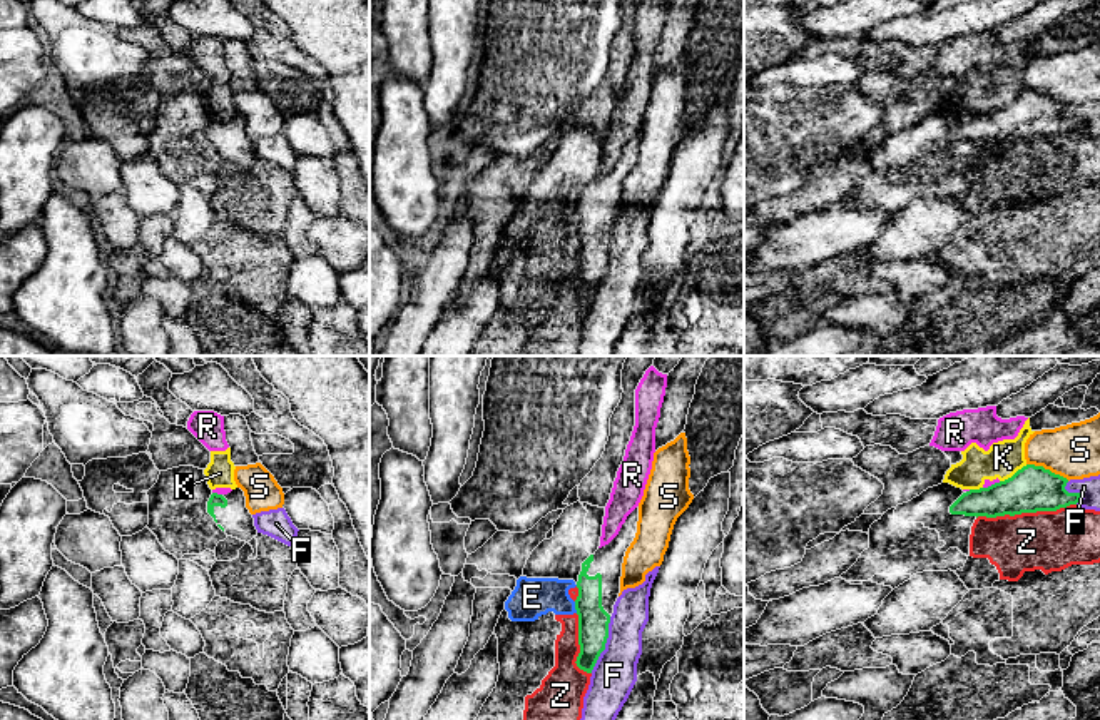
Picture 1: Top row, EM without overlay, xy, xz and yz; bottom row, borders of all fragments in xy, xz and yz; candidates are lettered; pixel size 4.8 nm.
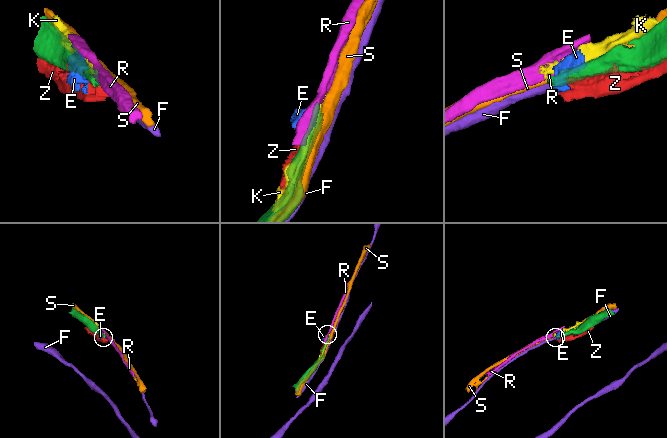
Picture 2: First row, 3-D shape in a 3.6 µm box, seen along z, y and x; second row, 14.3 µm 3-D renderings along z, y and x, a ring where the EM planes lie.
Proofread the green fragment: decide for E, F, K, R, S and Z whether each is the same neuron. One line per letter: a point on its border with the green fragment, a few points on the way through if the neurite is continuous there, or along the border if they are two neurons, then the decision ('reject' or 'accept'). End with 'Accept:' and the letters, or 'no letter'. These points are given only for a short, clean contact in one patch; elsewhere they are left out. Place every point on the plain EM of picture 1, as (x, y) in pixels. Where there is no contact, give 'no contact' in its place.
E: meets green in xz at (575, 233); border along xz (574, 228), (577, 238); reject
F: meets green in xz at (604, 271); reject
K: meets green in yz at (1015, 99); reject
R: meets green in yz at (992, 111); border along yz (1000, 107), (983, 114); reject
S: meets green in yz at (1049, 96); reject
Z: meets green in yz at (1025, 137); reject
Accept: no letter

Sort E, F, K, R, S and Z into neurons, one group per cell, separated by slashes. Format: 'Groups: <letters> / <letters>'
Groups: E / F / K R / S / Z

